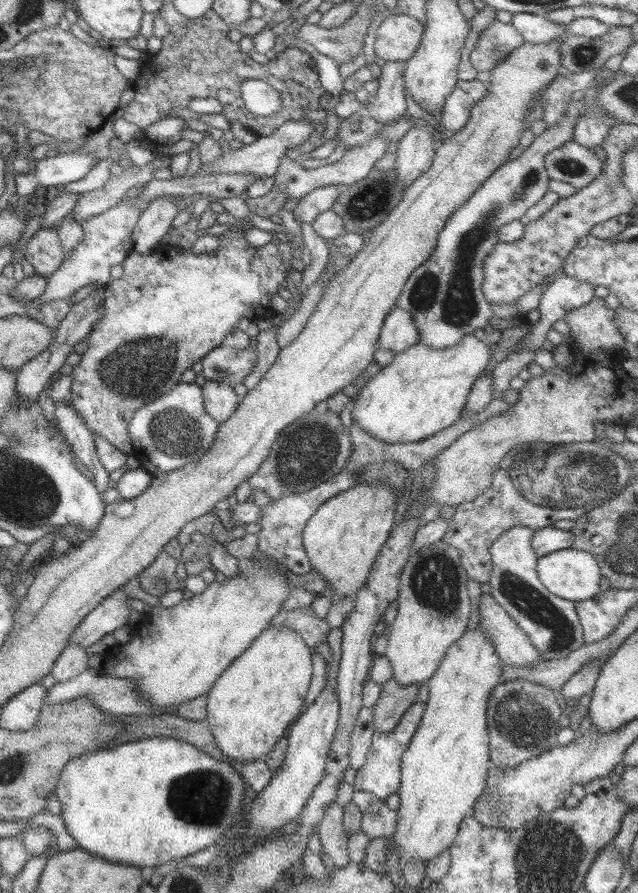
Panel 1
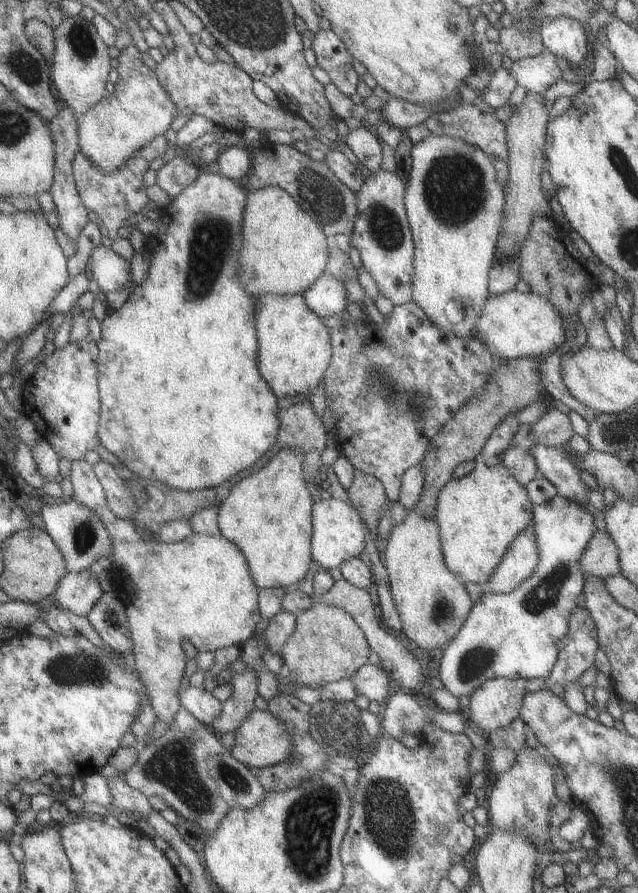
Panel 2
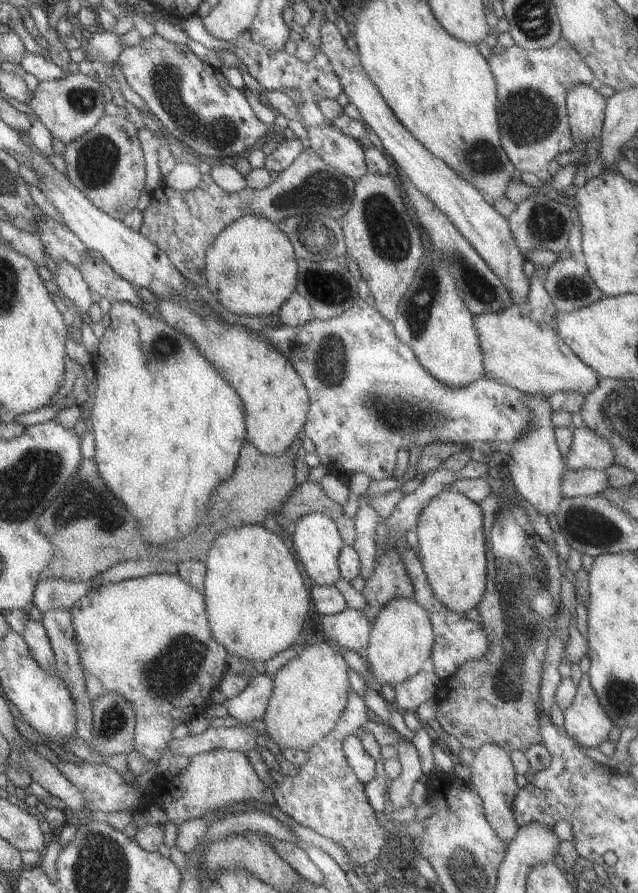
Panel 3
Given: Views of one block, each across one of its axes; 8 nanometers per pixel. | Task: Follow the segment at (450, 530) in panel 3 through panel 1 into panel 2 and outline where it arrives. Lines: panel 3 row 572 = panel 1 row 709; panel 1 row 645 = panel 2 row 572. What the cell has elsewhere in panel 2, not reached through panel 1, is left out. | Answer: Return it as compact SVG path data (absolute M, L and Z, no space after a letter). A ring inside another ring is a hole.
M517 412L503 416L503 420L495 426L493 432L491 432L489 438L473 459L471 472L458 479L450 479L436 496L433 520L435 520L439 531L443 564L461 584L473 582L473 584L482 586L485 580L491 576L491 572L499 564L501 558L503 558L503 554L511 544L511 540L521 530L525 530L529 526L529 522L532 522L532 508L534 505L529 502L525 488L501 464L501 457L504 450L509 446L509 440L521 428L521 422L517 422L515 416L517 416Z

